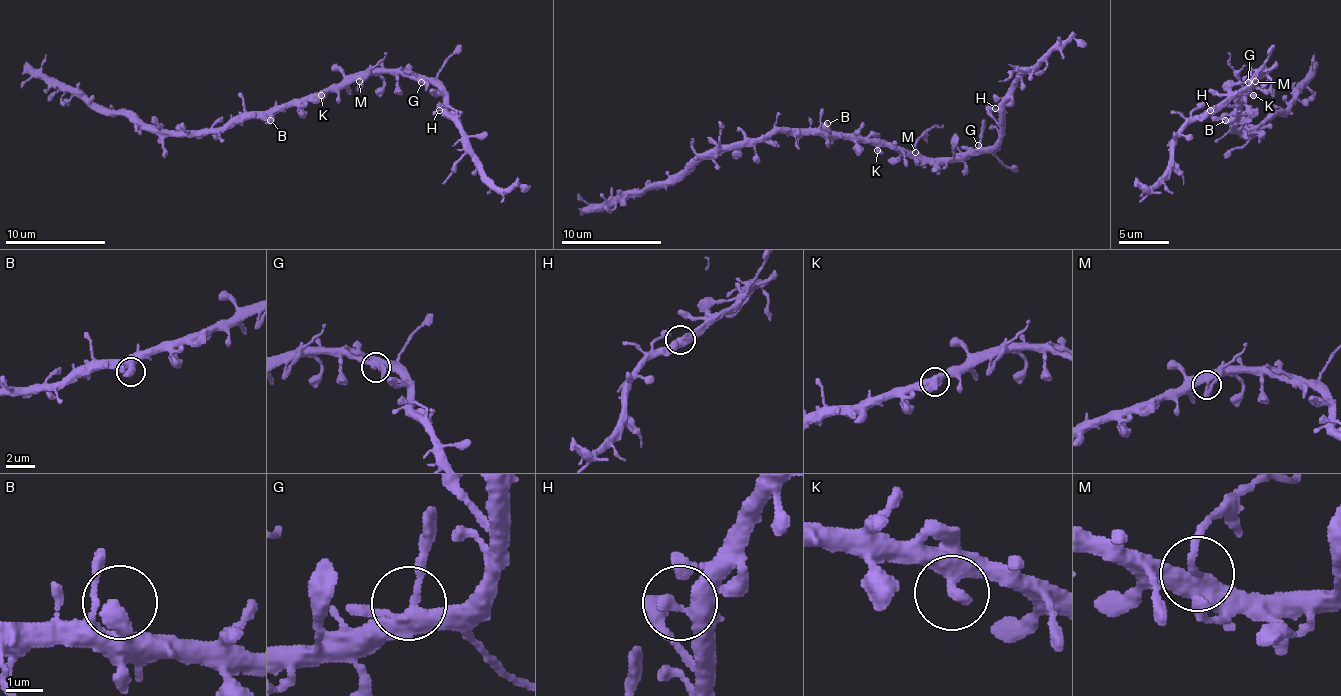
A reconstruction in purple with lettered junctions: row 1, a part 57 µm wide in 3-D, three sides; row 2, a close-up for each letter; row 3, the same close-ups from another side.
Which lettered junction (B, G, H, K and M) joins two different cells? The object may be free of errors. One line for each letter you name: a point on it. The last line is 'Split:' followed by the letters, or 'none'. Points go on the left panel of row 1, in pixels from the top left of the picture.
M: Place: (359, 81)
Split: M

